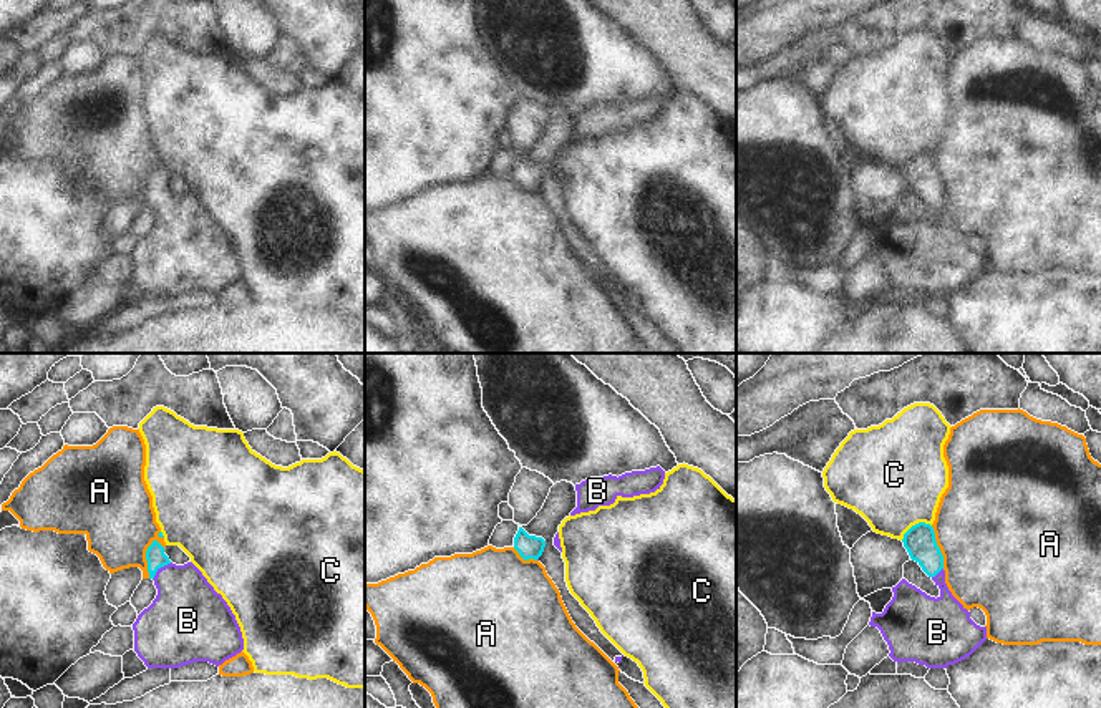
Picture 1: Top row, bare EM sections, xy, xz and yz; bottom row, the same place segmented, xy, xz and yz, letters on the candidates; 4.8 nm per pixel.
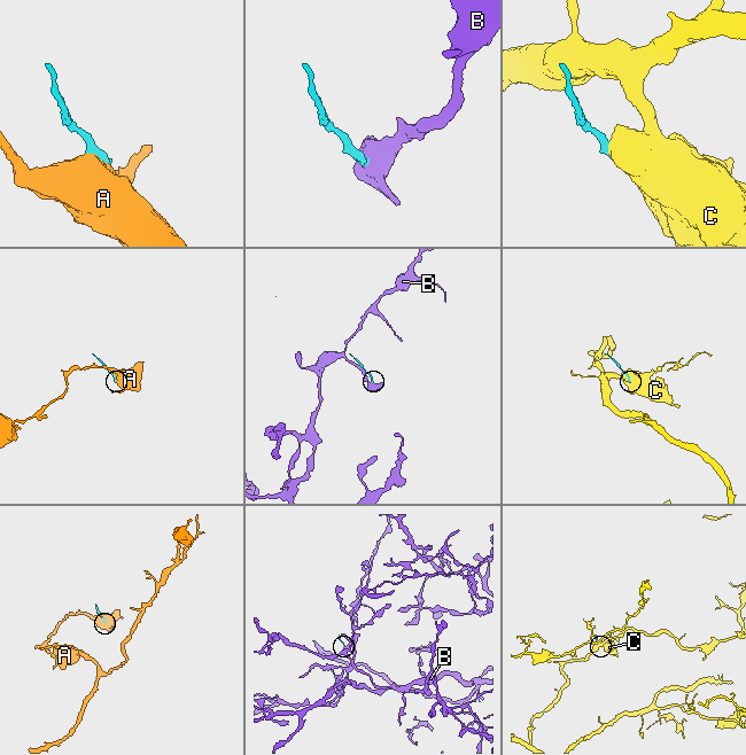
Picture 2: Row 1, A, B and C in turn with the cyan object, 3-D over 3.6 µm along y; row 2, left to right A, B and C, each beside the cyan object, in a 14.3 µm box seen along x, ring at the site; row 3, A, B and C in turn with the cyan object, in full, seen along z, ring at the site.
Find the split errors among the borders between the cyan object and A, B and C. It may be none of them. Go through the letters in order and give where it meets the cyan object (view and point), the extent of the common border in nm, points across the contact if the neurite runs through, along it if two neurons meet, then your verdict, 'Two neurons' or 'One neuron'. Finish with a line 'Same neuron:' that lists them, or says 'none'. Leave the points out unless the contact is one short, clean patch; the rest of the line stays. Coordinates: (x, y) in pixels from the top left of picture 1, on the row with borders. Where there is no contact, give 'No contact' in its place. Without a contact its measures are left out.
A: Touches cyan at xy (146, 559). Shared border 200 nm. Two neurons
B: Touches cyan at xy (160, 567). Shared border 130 nm. Path across: xy (155, 554), (160, 567), (183, 592), (188, 611). One neuron
C: Touches cyan at yz (916, 524). Shared border 170 nm. Two neurons
Same neuron: B.

